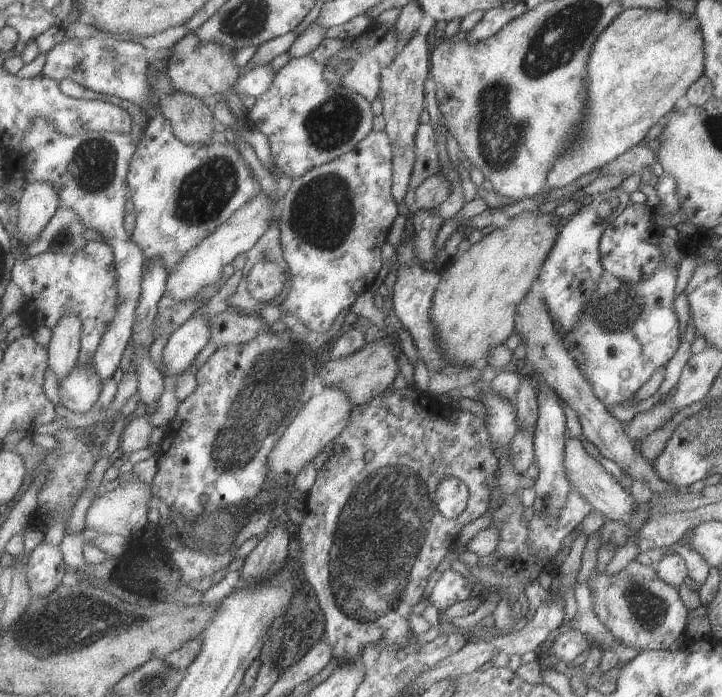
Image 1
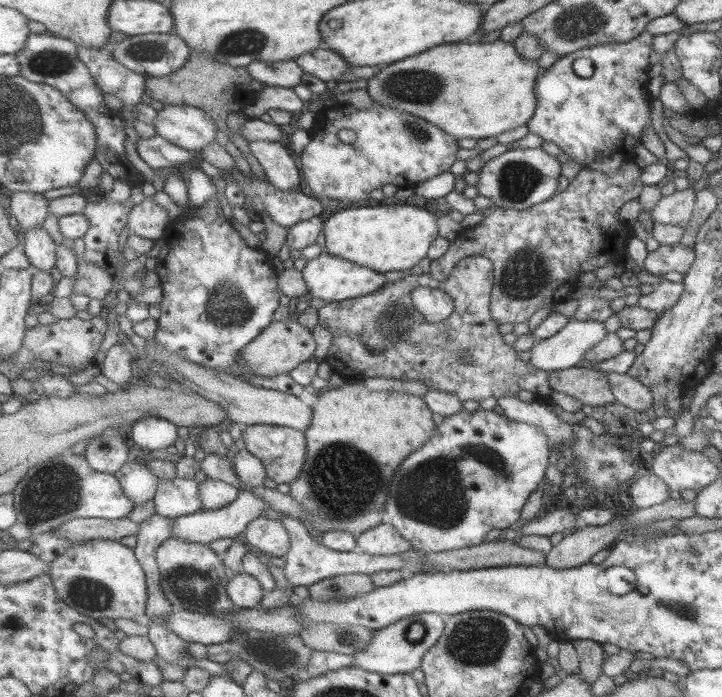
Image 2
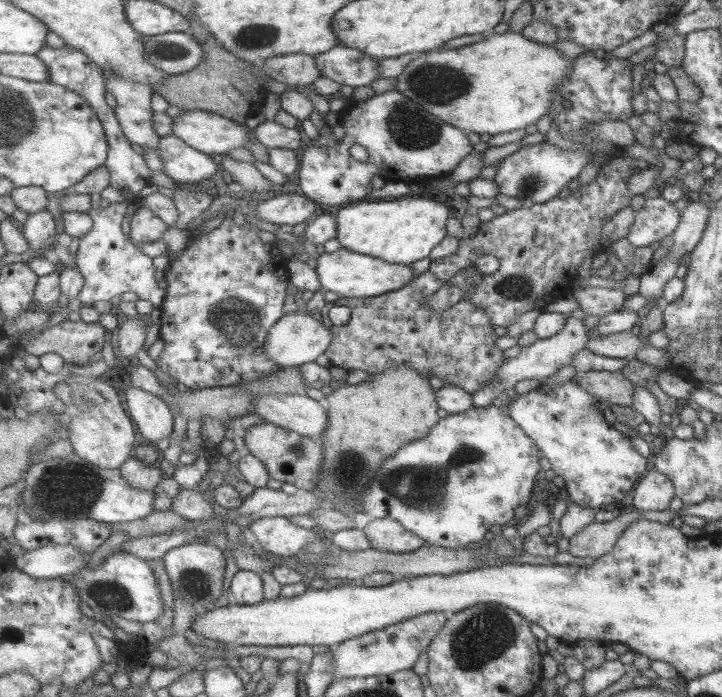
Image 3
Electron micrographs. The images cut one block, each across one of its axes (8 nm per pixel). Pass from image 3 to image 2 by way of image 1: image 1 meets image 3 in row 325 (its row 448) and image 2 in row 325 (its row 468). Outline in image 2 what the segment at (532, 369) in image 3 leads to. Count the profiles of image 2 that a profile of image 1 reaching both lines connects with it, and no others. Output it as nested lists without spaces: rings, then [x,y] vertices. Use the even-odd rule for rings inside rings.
[[[571,317],[568,319],[567,324],[554,336],[538,341],[529,350],[531,357],[529,357],[527,364],[537,368],[537,370],[543,370],[547,374],[575,367],[575,364],[582,359],[586,351],[603,340],[603,337],[607,334],[605,326],[598,320],[575,320]]]

